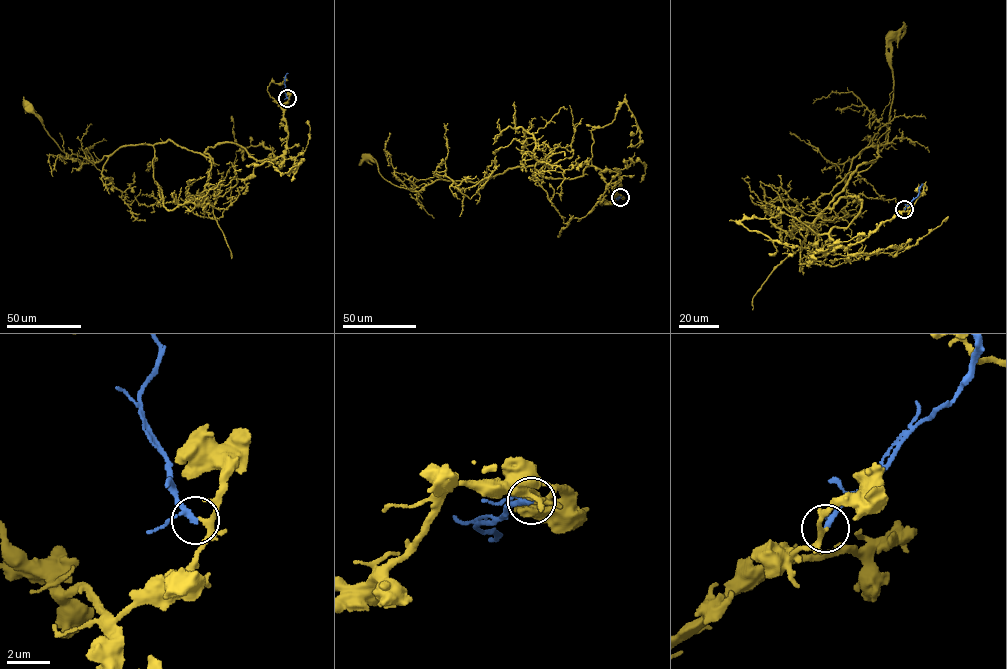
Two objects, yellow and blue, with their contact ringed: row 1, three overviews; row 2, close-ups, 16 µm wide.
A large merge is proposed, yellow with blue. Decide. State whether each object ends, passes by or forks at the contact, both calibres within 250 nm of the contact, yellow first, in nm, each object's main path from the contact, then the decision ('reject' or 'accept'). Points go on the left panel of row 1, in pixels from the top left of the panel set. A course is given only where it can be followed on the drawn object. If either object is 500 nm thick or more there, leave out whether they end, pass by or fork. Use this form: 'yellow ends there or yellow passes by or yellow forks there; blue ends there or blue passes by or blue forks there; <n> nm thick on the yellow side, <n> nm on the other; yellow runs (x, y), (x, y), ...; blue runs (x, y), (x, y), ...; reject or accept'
yellow forks there; blue passes by; 160 nm thick on the yellow side, 190 nm on the other; yellow runs (288, 98), (283, 154), (254, 159), (218, 142), (205, 152), (211, 164), (168, 140), (79, 162), (29, 108); blue runs (287, 98), (284, 91), (288, 73); reject

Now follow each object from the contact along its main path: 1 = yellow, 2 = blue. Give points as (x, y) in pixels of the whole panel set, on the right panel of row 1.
1: (904, 209), (832, 245), (862, 199), (829, 203), (887, 141), (893, 36)
2: (904, 209), (916, 197), (921, 184)

